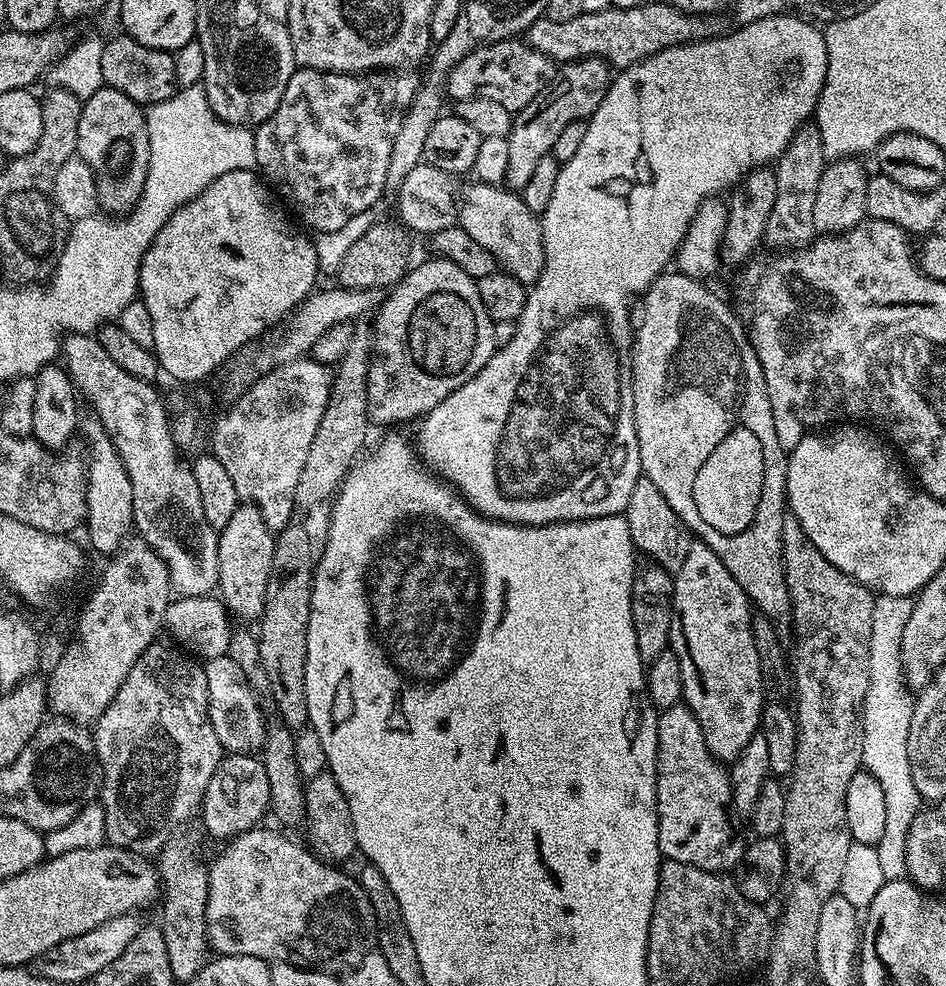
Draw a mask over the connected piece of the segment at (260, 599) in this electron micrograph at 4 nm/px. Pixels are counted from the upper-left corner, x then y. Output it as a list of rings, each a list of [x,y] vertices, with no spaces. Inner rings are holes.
[[[241,502],[234,510],[234,518],[219,529],[218,546],[218,596],[224,606],[244,620],[259,621],[264,612],[266,582],[270,582],[270,570],[274,566],[276,537],[266,526],[262,514],[254,504]]]

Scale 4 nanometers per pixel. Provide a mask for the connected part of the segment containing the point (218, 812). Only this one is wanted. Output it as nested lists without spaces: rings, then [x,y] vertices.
[[[229,753],[216,767],[214,776],[210,778],[210,785],[204,795],[204,803],[200,806],[199,819],[204,819],[204,828],[212,836],[218,836],[221,841],[227,841],[233,836],[241,836],[243,832],[249,832],[257,827],[260,820],[269,811],[272,799],[270,798],[270,784],[267,777],[263,759],[251,753]]]

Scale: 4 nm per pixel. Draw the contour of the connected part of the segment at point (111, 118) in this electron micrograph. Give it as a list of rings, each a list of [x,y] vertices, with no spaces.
[[[107,86],[81,103],[76,150],[94,174],[96,203],[105,213],[127,214],[142,198],[150,166],[150,138],[144,113],[136,101]]]

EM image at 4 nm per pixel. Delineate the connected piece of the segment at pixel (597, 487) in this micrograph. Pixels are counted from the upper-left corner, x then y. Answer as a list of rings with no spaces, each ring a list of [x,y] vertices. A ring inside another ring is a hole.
[[[781,14],[771,16],[770,18],[762,18],[758,22],[750,22],[749,24],[737,27],[725,35],[715,36],[712,40],[698,40],[686,44],[679,44],[673,48],[667,48],[658,54],[647,56],[646,59],[642,62],[638,62],[634,66],[623,69],[623,71],[617,75],[620,77],[618,77],[617,80],[615,77],[615,79],[609,83],[608,93],[602,98],[598,110],[587,121],[588,129],[586,130],[586,138],[582,138],[582,146],[578,146],[578,154],[574,154],[574,158],[570,158],[561,163],[558,182],[554,182],[554,194],[550,198],[550,206],[546,206],[546,210],[540,216],[540,229],[542,230],[542,238],[544,239],[544,265],[540,271],[540,276],[536,279],[536,283],[531,285],[526,306],[522,310],[520,319],[516,321],[516,333],[514,334],[514,338],[510,342],[499,345],[495,354],[490,358],[490,362],[486,362],[486,366],[482,366],[482,370],[478,370],[478,374],[470,382],[458,386],[458,390],[454,390],[454,394],[450,394],[442,402],[438,402],[438,406],[434,406],[434,410],[430,410],[427,416],[423,417],[418,424],[420,429],[416,432],[414,447],[420,459],[423,460],[425,465],[431,468],[436,475],[448,481],[476,511],[482,513],[484,516],[488,516],[492,520],[503,520],[505,524],[527,524],[529,526],[538,524],[563,524],[565,520],[593,520],[599,516],[615,516],[623,513],[625,506],[630,502],[630,493],[634,490],[634,482],[640,480],[642,473],[640,471],[640,455],[638,454],[638,434],[636,433],[636,423],[634,422],[634,390],[632,389],[634,319],[632,320],[632,308],[628,305],[628,299],[636,295],[636,297],[639,297],[641,294],[647,292],[649,286],[651,286],[659,276],[664,275],[666,269],[673,263],[676,249],[680,247],[680,243],[683,242],[684,236],[688,232],[688,223],[694,218],[698,206],[702,206],[704,200],[711,200],[719,197],[721,194],[727,193],[733,186],[739,185],[752,169],[763,168],[779,160],[781,154],[786,150],[786,146],[794,138],[796,131],[799,130],[799,128],[805,127],[805,125],[813,119],[816,103],[820,101],[820,95],[824,89],[824,83],[826,82],[826,42],[824,41],[824,33],[815,23],[809,22],[803,15],[788,15],[789,14]]]

